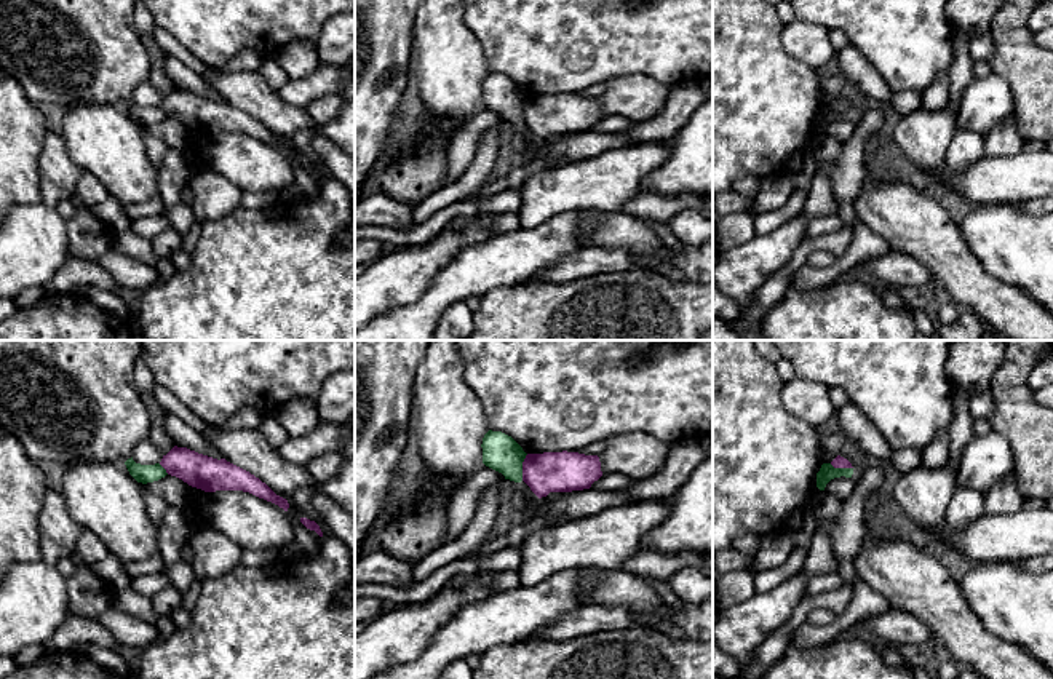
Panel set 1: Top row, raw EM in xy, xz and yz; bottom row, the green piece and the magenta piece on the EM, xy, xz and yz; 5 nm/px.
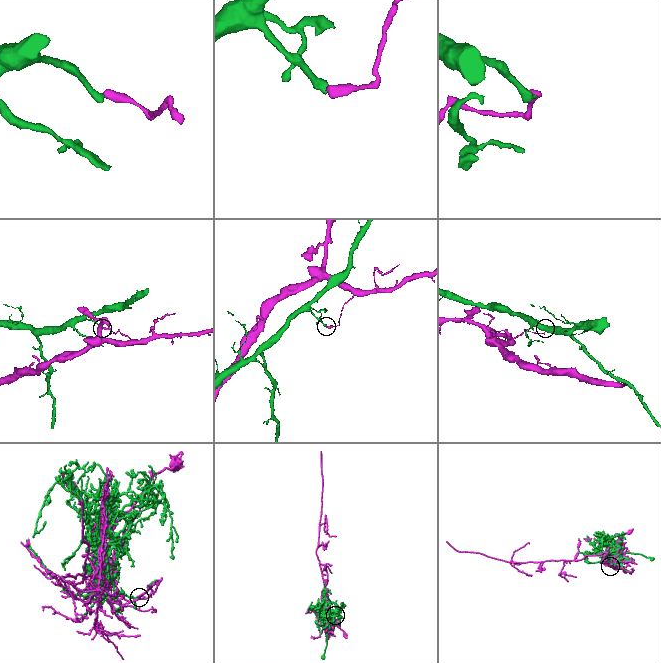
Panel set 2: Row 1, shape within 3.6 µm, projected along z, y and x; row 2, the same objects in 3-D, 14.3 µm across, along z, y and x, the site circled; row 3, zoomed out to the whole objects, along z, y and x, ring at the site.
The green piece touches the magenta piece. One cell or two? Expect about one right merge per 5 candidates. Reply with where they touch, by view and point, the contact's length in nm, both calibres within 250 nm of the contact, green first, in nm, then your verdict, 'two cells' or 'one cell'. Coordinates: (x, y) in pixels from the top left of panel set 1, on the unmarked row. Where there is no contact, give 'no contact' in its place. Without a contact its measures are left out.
meets green in xz at (521, 109); contact 140 nm long; 190 nm thick on the green side, 200 nm on the other; two cells

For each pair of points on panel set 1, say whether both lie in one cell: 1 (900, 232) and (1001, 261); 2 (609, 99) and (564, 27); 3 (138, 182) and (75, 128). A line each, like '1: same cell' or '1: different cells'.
1: different cells
2: different cells
3: same cell

